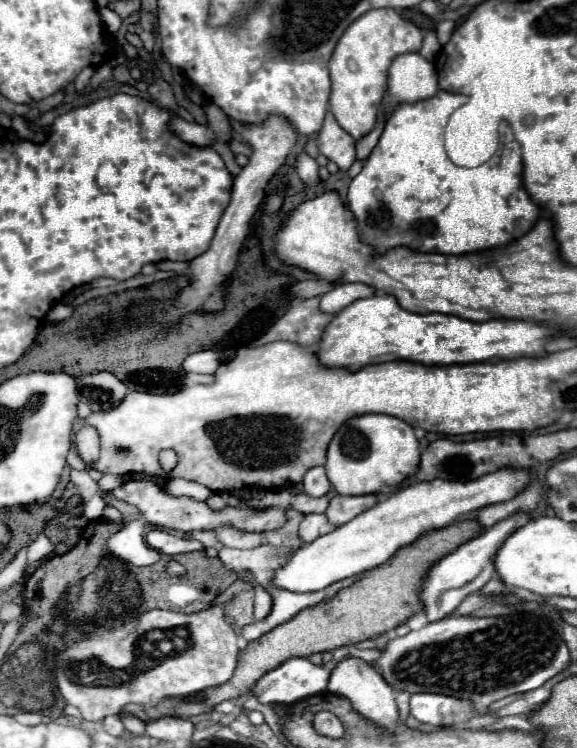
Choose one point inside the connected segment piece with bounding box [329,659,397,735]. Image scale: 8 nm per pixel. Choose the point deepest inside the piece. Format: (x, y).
(371, 697)

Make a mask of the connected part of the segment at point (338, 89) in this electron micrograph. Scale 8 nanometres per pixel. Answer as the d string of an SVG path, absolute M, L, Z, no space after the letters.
M371 9L345 29L329 61L331 73L329 105L337 123L351 137L361 139L375 127L379 105L385 95L387 69L391 61L401 53L419 51L421 41L423 41L421 29L415 27L411 21L405 21L395 9Z

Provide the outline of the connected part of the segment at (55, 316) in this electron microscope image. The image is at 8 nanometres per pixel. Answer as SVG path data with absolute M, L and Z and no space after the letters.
M57 303L57 305L51 307L51 311L47 313L47 319L49 319L49 321L65 321L65 319L69 319L73 313L75 313L75 307Z

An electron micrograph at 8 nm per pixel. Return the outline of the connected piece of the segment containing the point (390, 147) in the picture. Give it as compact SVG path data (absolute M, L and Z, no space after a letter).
M439 91L431 99L413 105L399 105L387 119L379 143L367 157L363 171L353 177L347 193L347 207L357 219L359 235L365 243L373 245L377 253L385 253L387 249L397 245L405 245L413 251L433 251L443 255L463 255L493 249L523 237L539 217L539 207L531 201L521 181L521 147L515 141L509 125L505 127L507 131L501 141L503 147L481 167L457 167L447 157L443 147L443 129L451 113L467 101L469 99L465 95Z

